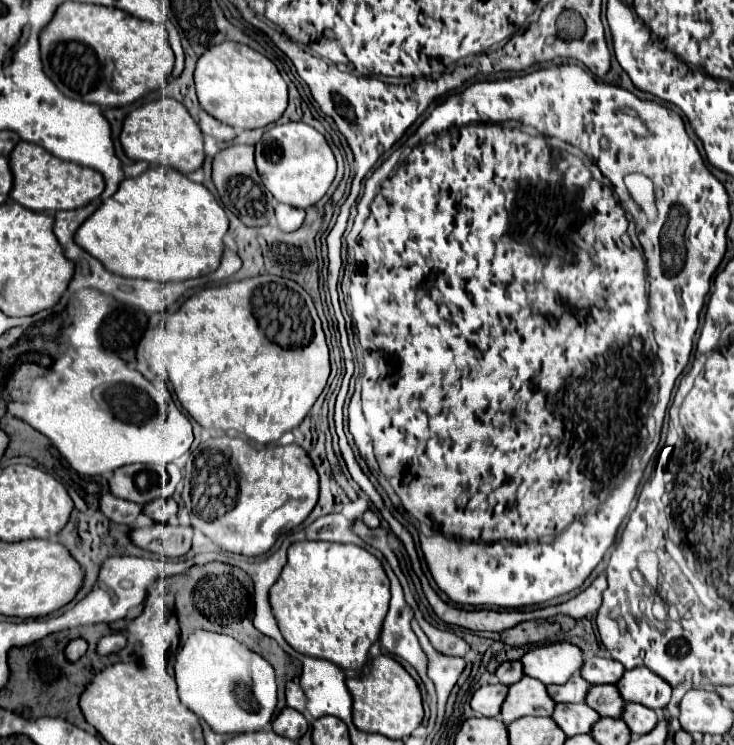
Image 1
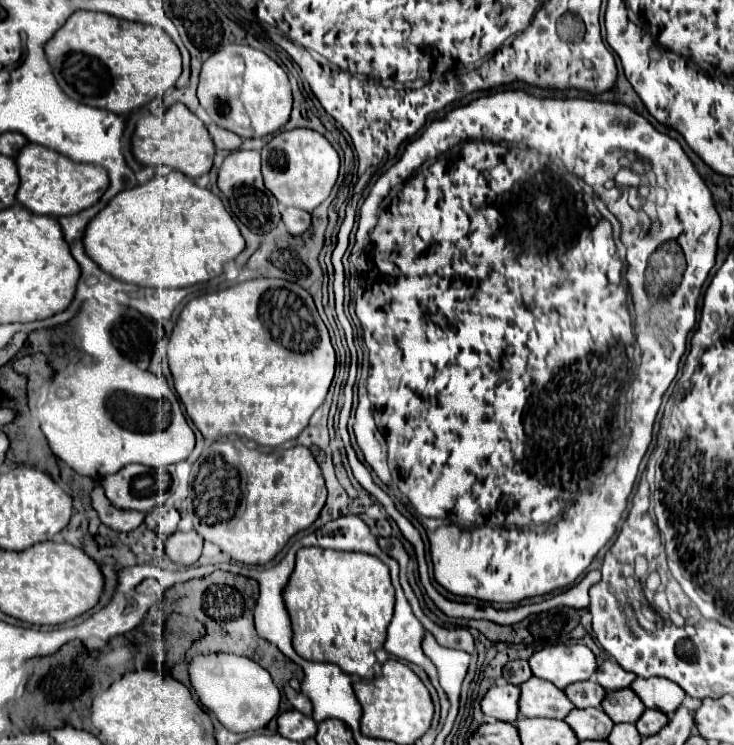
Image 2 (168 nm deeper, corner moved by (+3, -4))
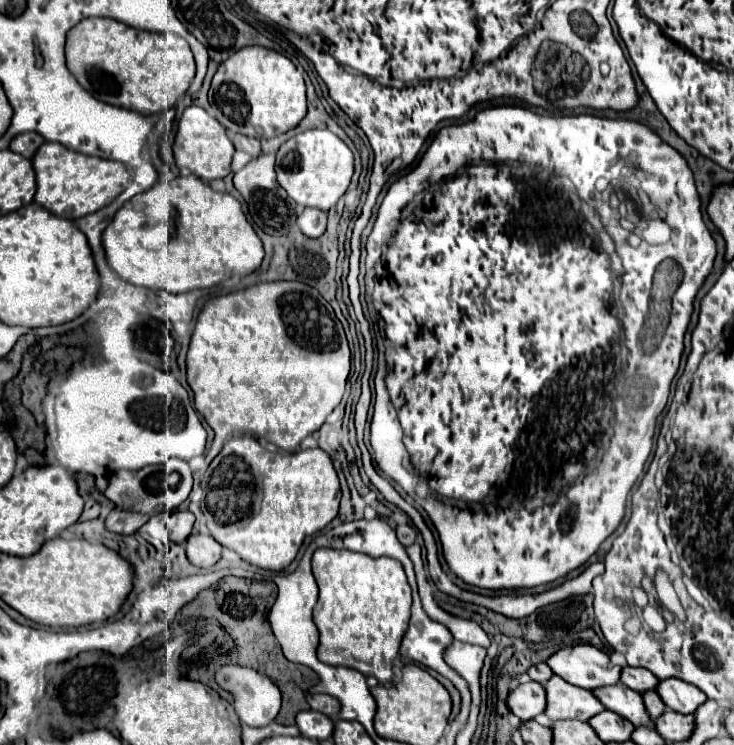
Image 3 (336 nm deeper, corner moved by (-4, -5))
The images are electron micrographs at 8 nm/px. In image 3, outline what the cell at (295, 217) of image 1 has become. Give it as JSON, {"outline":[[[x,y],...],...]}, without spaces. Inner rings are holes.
{"outline":[[[305,208],[297,216],[297,226],[309,238],[321,236],[325,232],[325,224],[327,224],[327,214],[321,212],[321,210],[317,210],[317,208]]]}

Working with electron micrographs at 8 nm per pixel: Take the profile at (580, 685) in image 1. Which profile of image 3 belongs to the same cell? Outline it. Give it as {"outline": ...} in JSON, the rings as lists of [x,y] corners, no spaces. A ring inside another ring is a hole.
{"outline":[[[615,684],[615,686],[607,686],[607,688],[595,688],[591,690],[595,692],[595,698],[611,712],[627,718],[631,724],[641,726],[641,724],[651,724],[653,720],[647,716],[641,694],[627,688],[625,684]]]}

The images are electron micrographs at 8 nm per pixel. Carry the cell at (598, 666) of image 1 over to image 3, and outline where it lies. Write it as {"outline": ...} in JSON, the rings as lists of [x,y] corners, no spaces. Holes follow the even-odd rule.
{"outline":[[[625,666],[621,670],[621,682],[625,686],[629,686],[631,690],[635,692],[647,692],[647,690],[653,690],[659,680],[645,668],[631,668],[631,666]]]}

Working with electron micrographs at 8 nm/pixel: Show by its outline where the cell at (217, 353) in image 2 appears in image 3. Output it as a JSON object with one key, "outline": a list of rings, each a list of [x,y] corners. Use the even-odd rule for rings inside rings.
{"outline":[[[259,282],[259,284],[253,284],[245,290],[237,290],[237,292],[213,298],[203,306],[203,310],[197,316],[197,324],[195,324],[195,330],[193,330],[193,336],[191,336],[191,344],[189,344],[185,362],[187,362],[187,382],[189,382],[193,396],[195,396],[195,410],[213,428],[213,432],[215,432],[213,448],[215,450],[223,444],[225,436],[229,436],[233,432],[253,432],[255,436],[265,438],[267,442],[273,442],[277,448],[293,452],[299,446],[299,442],[305,436],[309,436],[311,432],[319,430],[321,424],[325,422],[325,418],[333,412],[333,408],[339,406],[343,392],[345,392],[347,376],[349,376],[349,370],[351,370],[351,352],[349,352],[349,346],[347,346],[343,326],[335,318],[331,304],[319,292],[315,292],[315,288],[311,288],[303,282]]]}

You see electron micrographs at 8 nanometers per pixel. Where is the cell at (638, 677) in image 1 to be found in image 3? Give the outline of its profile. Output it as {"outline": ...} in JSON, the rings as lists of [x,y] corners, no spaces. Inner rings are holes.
{"outline":[[[679,678],[661,680],[661,684],[659,684],[659,688],[655,688],[655,692],[661,696],[661,700],[667,708],[671,708],[679,714],[693,714],[697,710],[697,706],[701,706],[707,700],[707,696],[699,688],[687,684]]]}

